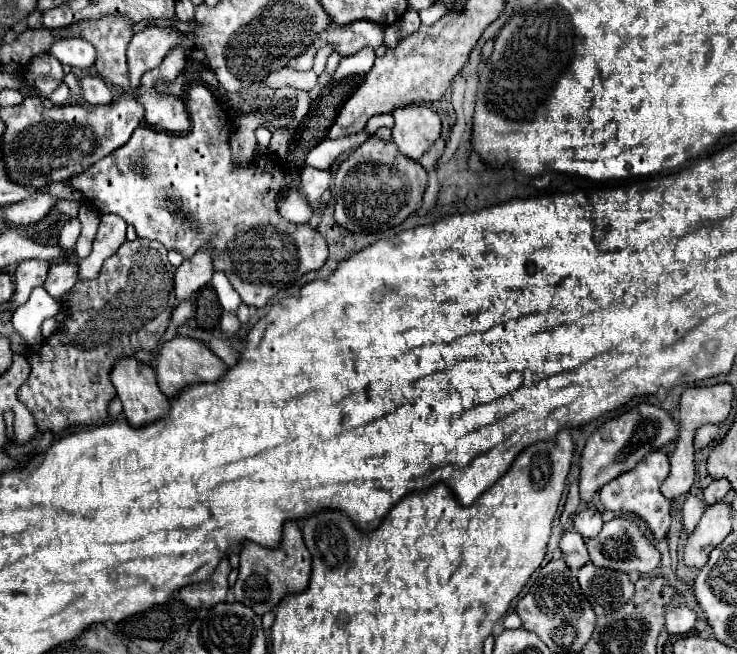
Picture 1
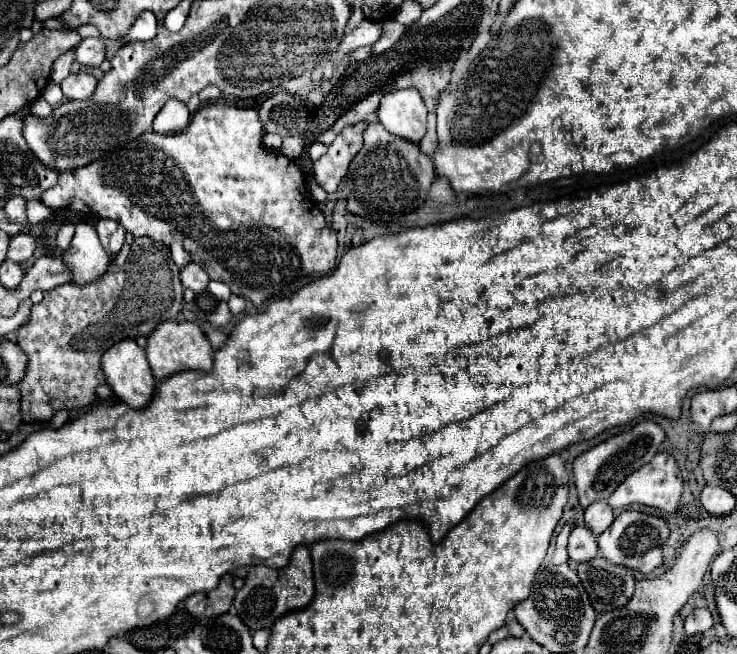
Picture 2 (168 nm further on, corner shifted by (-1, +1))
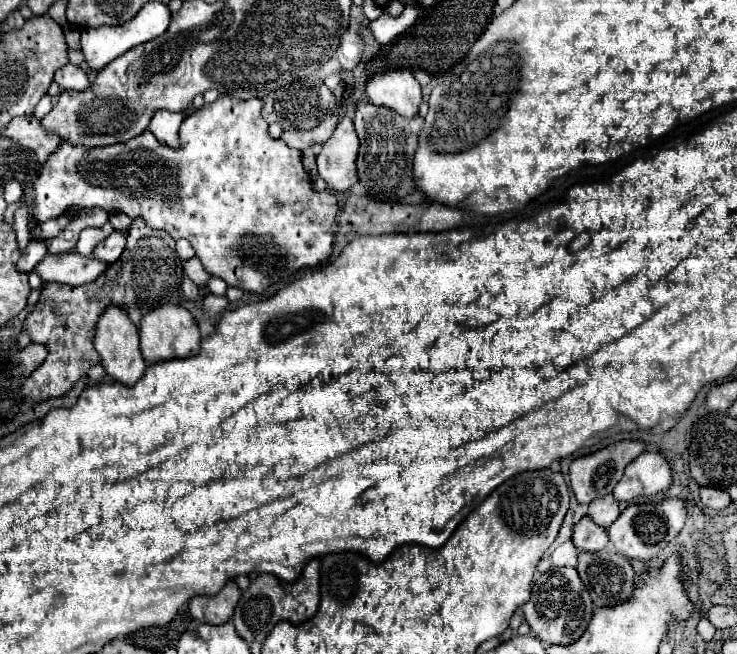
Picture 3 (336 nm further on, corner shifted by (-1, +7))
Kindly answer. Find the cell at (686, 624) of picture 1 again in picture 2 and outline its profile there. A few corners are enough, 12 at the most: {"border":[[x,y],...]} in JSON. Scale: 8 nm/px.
{"border":[[697,608],[685,618],[685,634],[695,636],[713,628],[707,608]]}

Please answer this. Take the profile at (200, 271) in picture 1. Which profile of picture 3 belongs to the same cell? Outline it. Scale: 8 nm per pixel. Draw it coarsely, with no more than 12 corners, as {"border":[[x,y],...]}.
{"border":[[197,256],[183,262],[183,270],[197,286],[209,276]]}

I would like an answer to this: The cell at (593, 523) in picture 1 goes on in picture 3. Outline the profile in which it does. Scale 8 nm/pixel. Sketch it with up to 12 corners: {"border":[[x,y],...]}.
{"border":[[613,496],[593,500],[589,516],[595,524],[609,528],[619,516]]}

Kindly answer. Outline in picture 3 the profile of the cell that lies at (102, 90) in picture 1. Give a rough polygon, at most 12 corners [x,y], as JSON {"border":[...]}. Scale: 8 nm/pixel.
{"border":[[65,64],[55,72],[63,90],[83,92],[89,86],[85,70]]}

